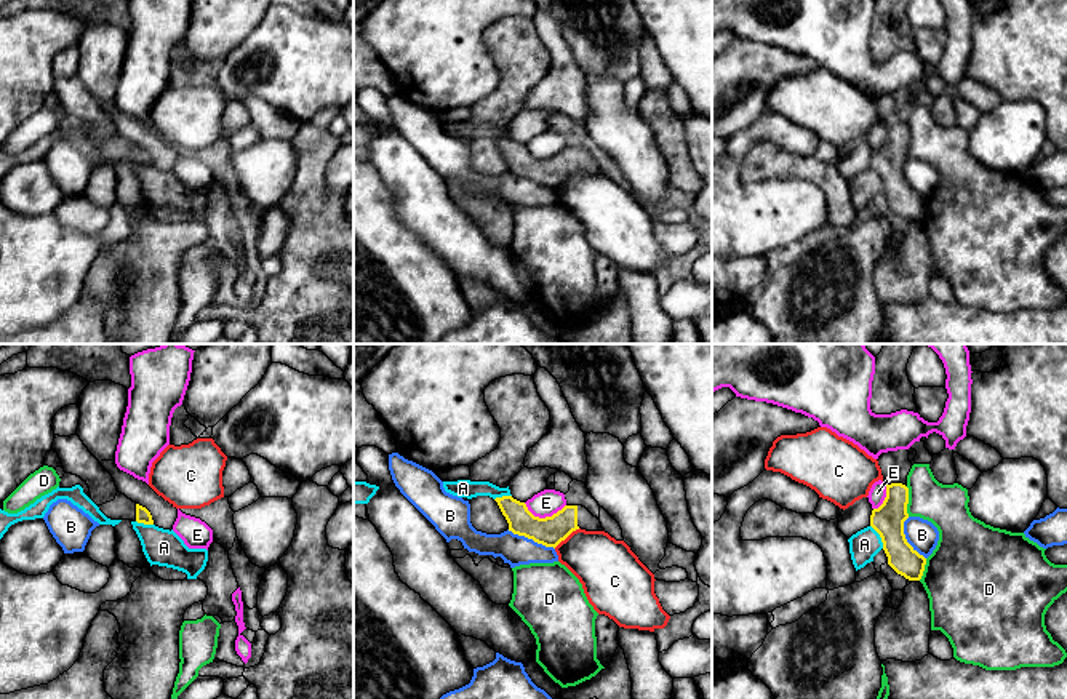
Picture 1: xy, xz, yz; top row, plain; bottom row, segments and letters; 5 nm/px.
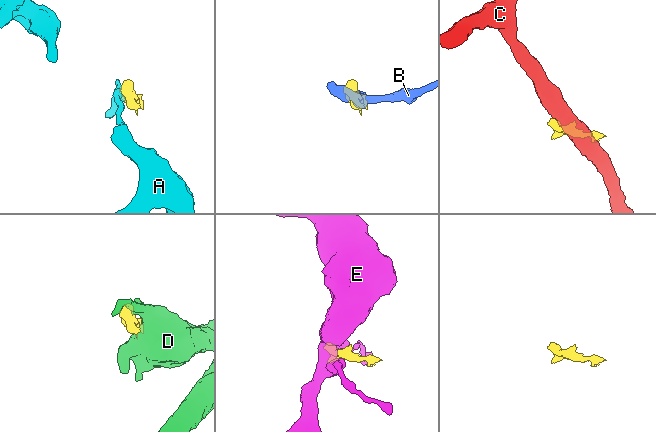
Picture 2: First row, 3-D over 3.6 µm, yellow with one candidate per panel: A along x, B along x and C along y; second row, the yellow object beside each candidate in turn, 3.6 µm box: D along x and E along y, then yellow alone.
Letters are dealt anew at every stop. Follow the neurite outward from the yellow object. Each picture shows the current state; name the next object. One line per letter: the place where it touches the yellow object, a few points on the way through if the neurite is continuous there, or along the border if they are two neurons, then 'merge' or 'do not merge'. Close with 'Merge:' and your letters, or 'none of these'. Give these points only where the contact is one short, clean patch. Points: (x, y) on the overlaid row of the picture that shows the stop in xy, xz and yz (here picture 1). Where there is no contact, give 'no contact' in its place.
A: yz (880, 536) | along yz (871, 525), (883, 547) | do not merge
B: xz (531, 538) | along xz (507, 530), (554, 549) | do not merge
C: xz (567, 536) | do not merge
D: yz (907, 501) | do not merge
E: xz (546, 517) | do not merge
Merge: none of these

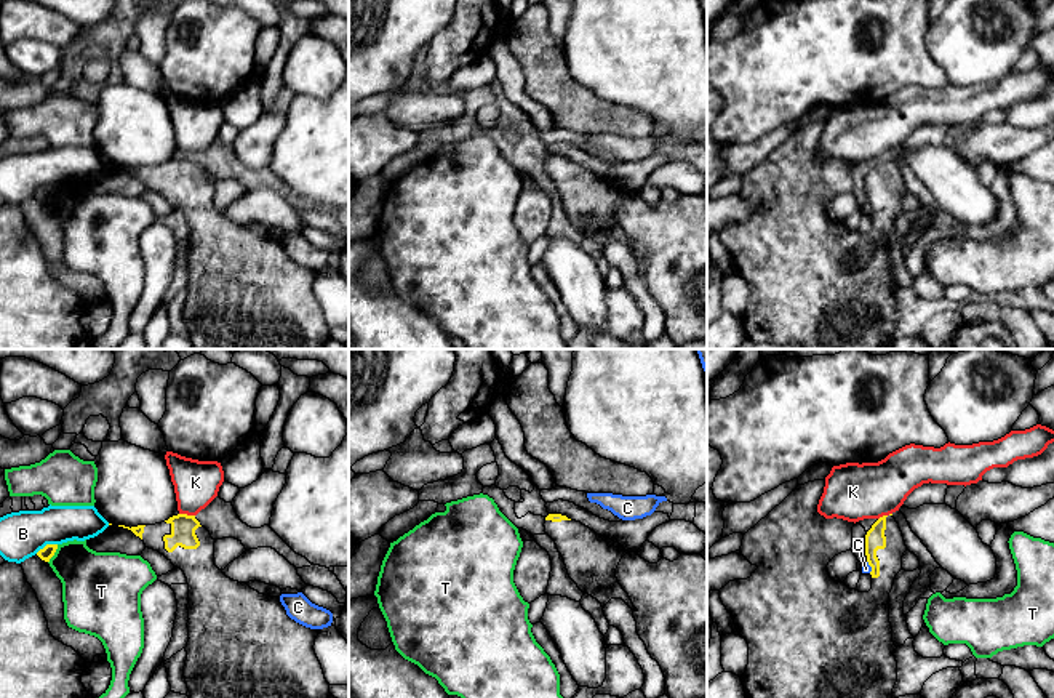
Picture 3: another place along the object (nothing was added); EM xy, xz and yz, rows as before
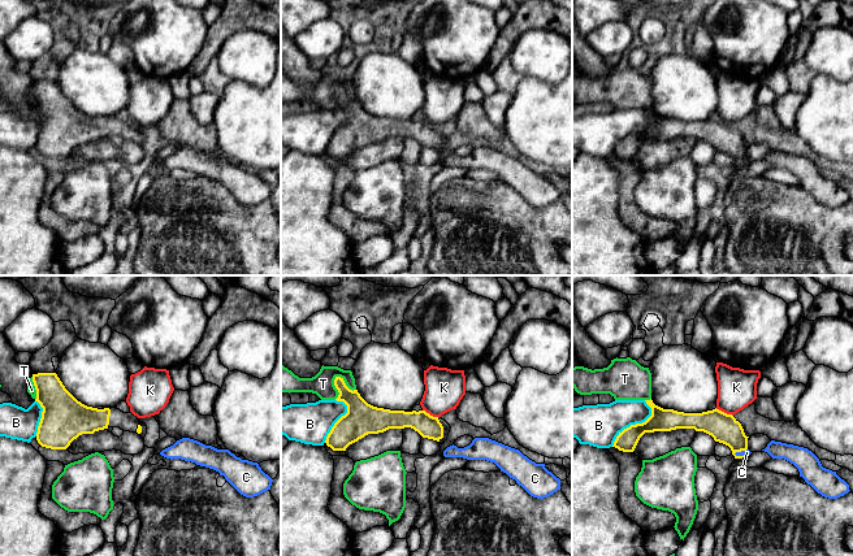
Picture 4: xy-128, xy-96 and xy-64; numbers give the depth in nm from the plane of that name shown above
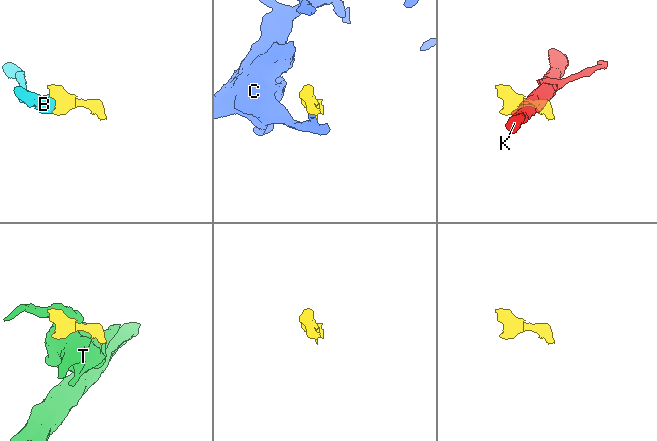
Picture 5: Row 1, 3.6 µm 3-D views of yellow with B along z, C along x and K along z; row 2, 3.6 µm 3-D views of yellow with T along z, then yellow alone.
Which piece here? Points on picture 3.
B: xy (47, 545) | along xy (56, 543), (47, 543), (35, 553) | do not merge
C: yz (870, 565) | along yz (867, 561), (870, 572) | do not merge
K: xy (186, 514) | along xy (179, 513), (194, 516) | do not merge
T: xy (53, 554) | do not merge
Merge: none of these

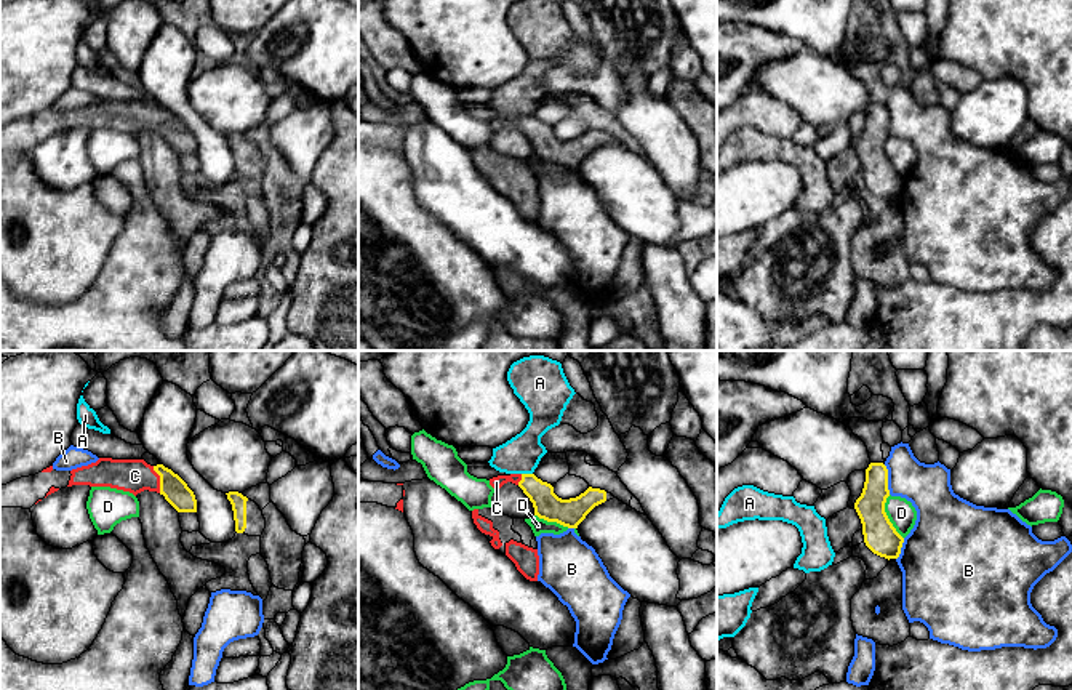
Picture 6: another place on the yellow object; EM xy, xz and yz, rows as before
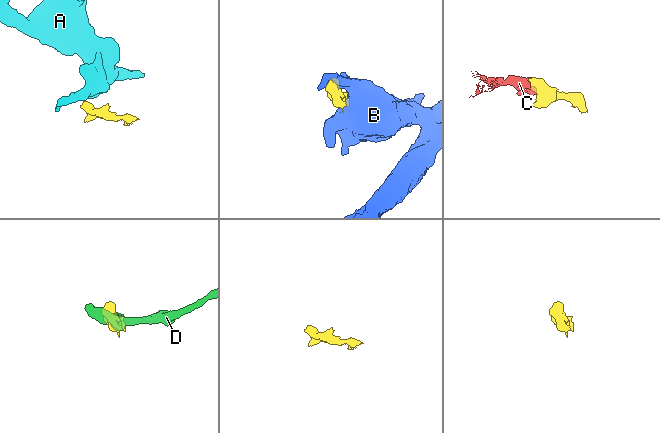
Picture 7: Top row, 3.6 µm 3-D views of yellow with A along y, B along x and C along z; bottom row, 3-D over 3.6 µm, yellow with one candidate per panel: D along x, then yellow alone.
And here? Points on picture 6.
A: xz (527, 474) | along xz (522, 473), (532, 474) | do not merge
B: yz (887, 479) | do not merge
C: xy (160, 479) | merge
D: yz (887, 517) | along yz (888, 495), (885, 514), (903, 538) | do not merge
Merge: C

